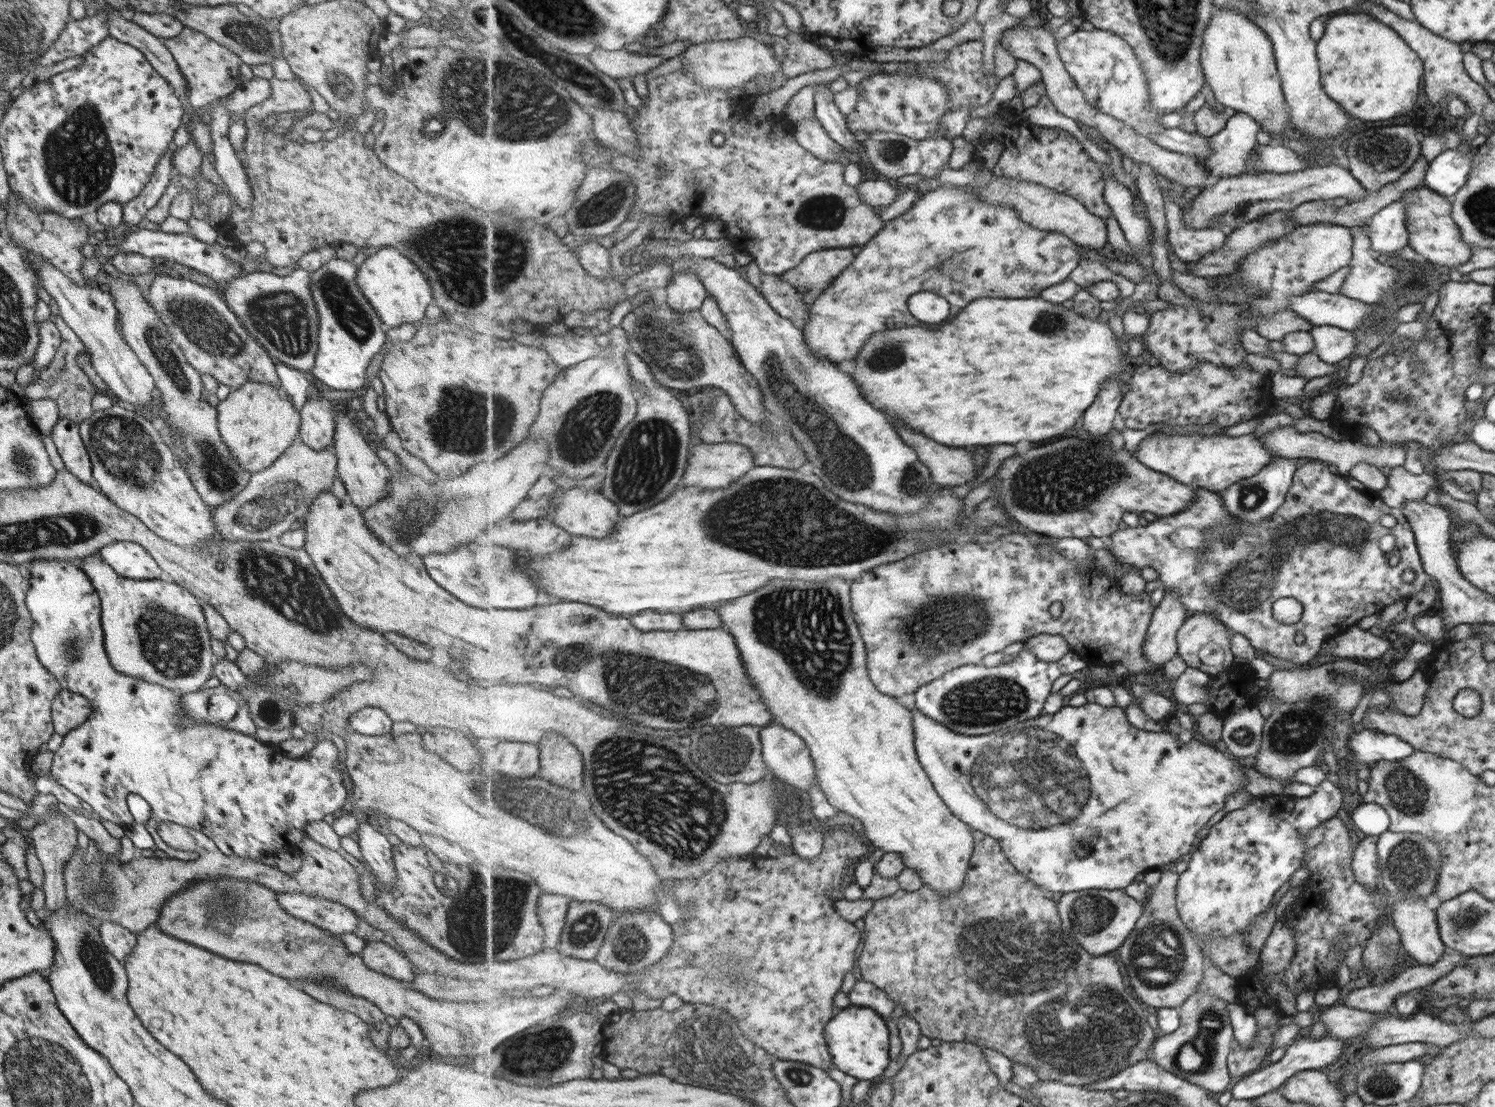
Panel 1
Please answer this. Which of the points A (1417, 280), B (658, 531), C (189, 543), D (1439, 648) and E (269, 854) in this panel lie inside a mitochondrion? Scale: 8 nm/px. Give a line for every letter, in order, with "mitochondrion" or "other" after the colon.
A: mitochondrion
B: other
C: other
D: other
E: other

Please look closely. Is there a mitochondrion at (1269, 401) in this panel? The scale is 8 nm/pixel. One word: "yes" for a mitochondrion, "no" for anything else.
no

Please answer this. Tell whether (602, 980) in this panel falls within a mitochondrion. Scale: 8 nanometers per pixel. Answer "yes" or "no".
no

